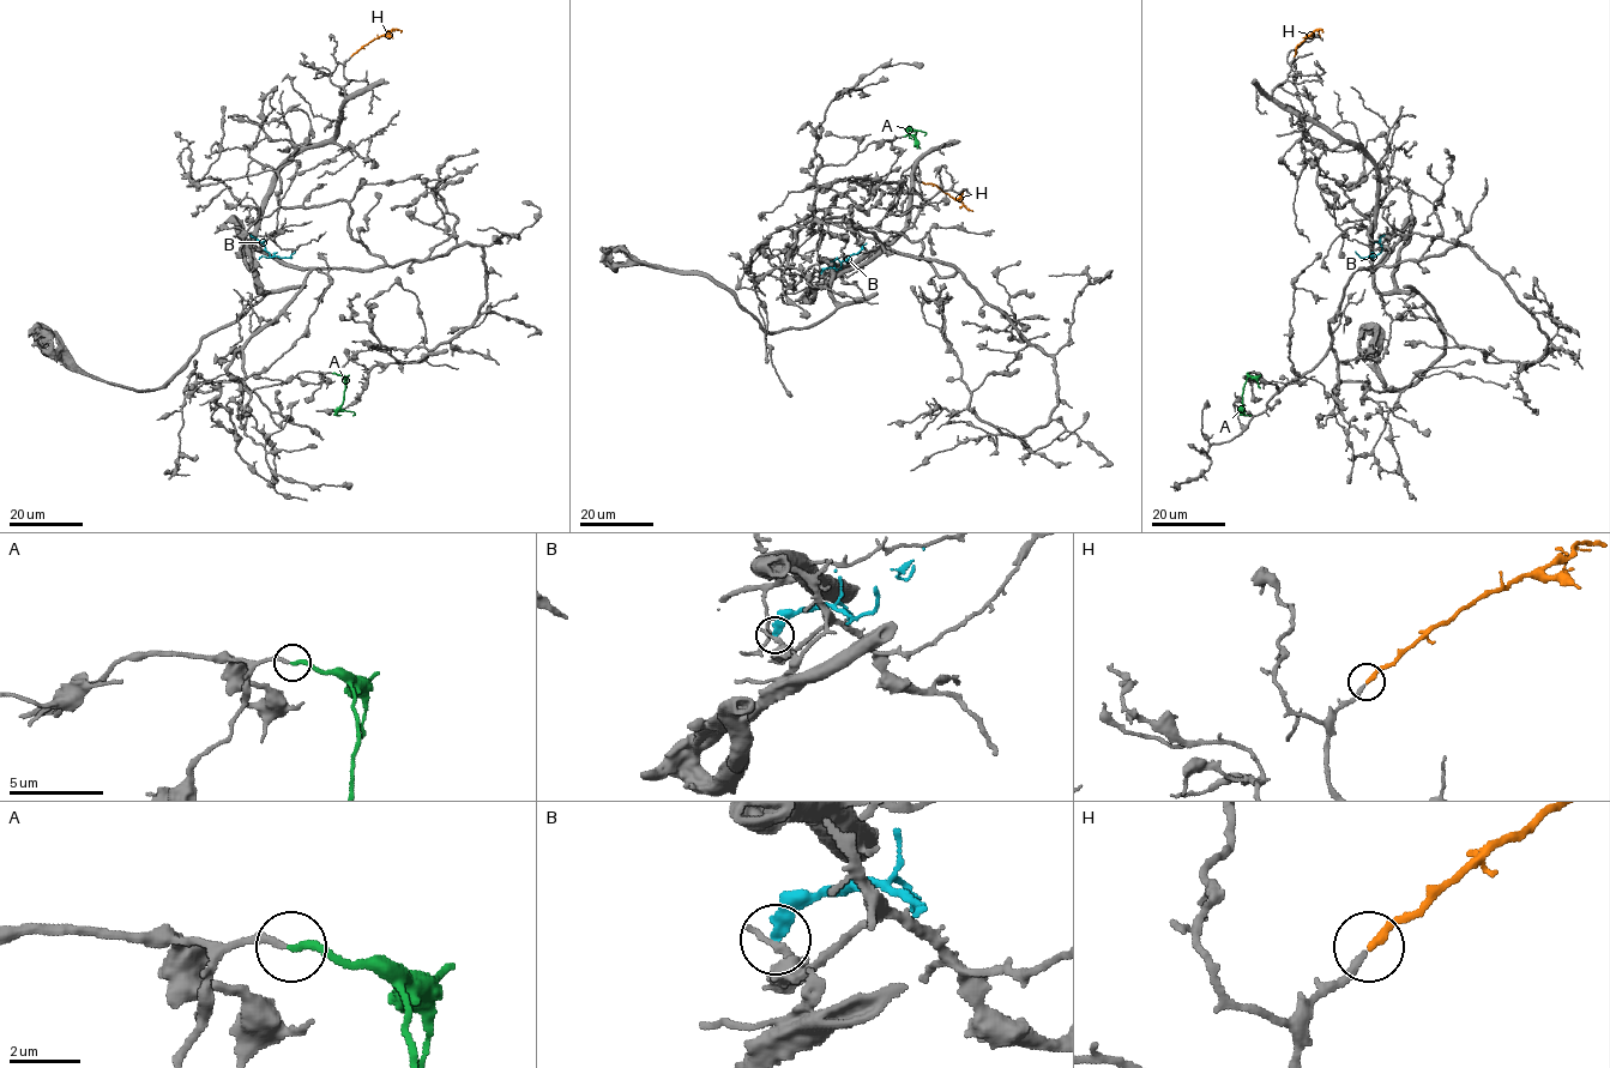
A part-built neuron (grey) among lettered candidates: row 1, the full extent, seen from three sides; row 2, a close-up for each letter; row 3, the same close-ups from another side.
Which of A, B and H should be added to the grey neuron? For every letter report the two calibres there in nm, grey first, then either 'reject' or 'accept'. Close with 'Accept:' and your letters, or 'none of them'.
A: 190 nm thick on the grey side, 240 nm on the other; accept
B: 300 nm thick on the grey side, 280 nm on the other; reject
H: 220 nm thick on the grey side, 240 nm on the other; accept
Accept: A, H

